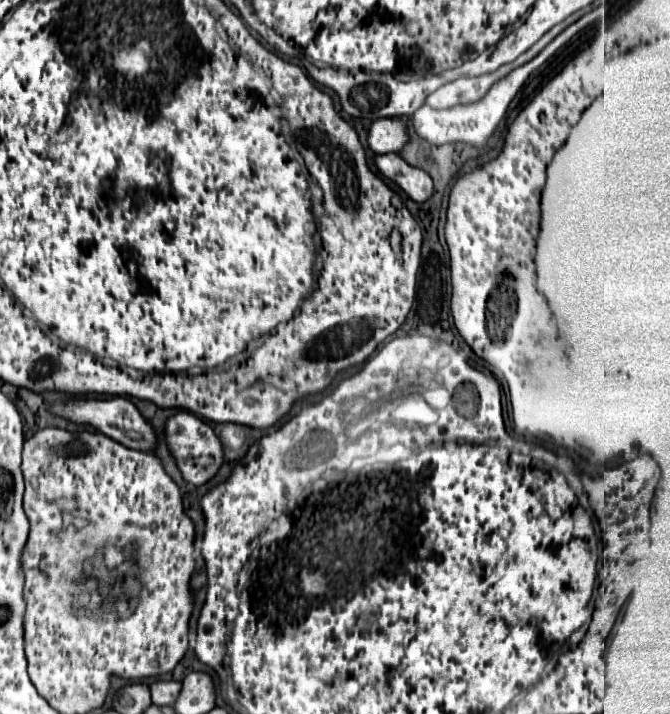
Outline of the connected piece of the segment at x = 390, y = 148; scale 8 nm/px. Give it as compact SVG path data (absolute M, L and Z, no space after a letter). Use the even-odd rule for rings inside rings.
M378 119L368 131L368 145L374 153L398 153L406 147L408 125L402 119Z

